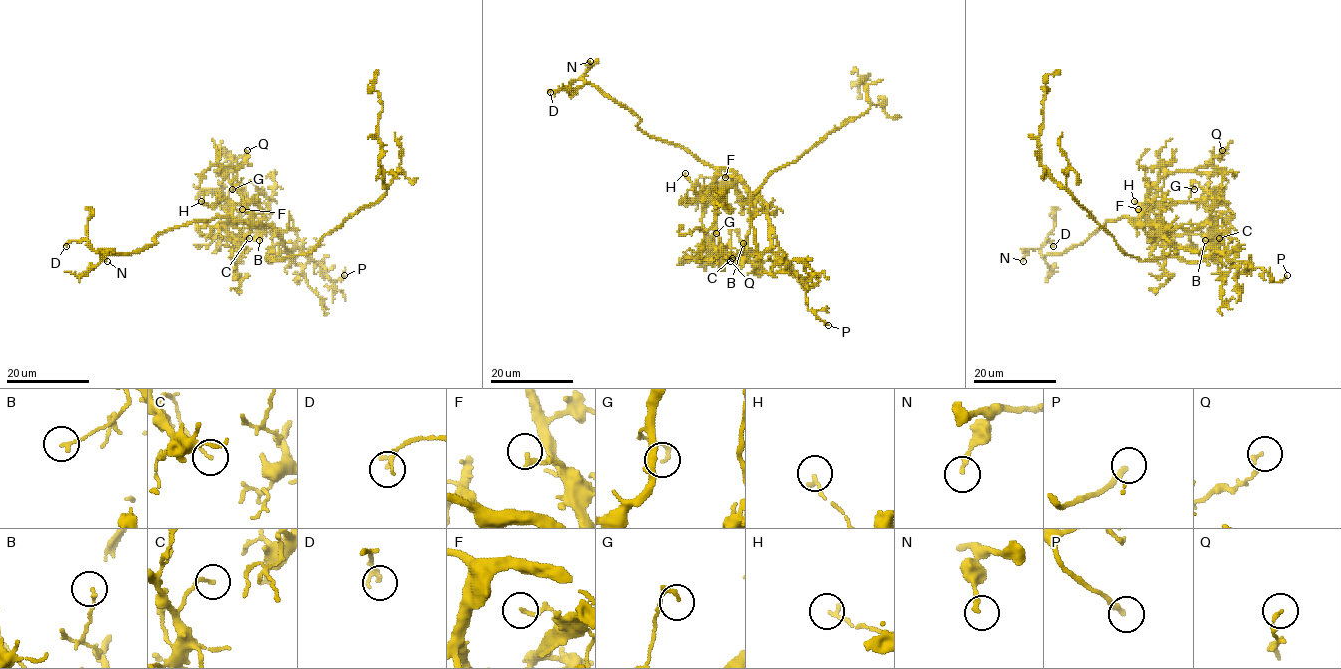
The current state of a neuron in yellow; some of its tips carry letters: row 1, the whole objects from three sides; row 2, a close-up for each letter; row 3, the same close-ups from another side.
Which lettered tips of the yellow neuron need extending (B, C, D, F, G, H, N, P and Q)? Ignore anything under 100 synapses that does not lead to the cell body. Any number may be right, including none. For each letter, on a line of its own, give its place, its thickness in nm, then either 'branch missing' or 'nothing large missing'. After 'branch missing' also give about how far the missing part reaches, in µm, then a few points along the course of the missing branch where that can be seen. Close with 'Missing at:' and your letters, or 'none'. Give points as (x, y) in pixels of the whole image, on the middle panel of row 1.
B: (743, 243) | 140 nm | nothing large missing
C: (732, 258) | 120 nm | nothing large missing
D: (550, 92) | 220 nm | nothing large missing
F: (725, 177) | 190 nm | nothing large missing
G: (716, 233) | 150 nm | nothing large missing
H: (685, 173) | 160 nm | nothing large missing
N: (590, 61) | 200 nm | nothing large missing
P: (828, 325) | 240 nm | branch missing | 45 µm | (828, 325), (842, 330), (855, 345), (830, 352), (814, 352), (797, 358), (779, 374), (755, 377)
Q: (730, 261) | 140 nm | nothing large missing
Missing at: P

